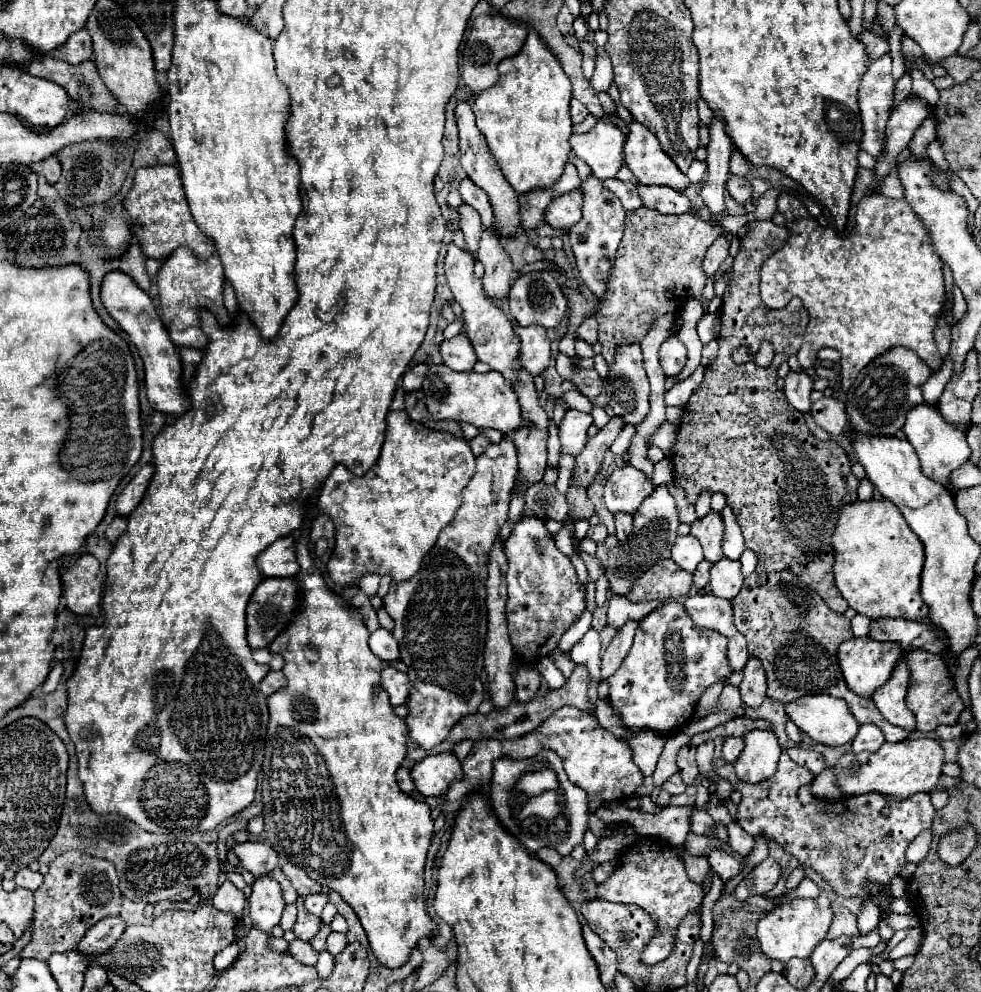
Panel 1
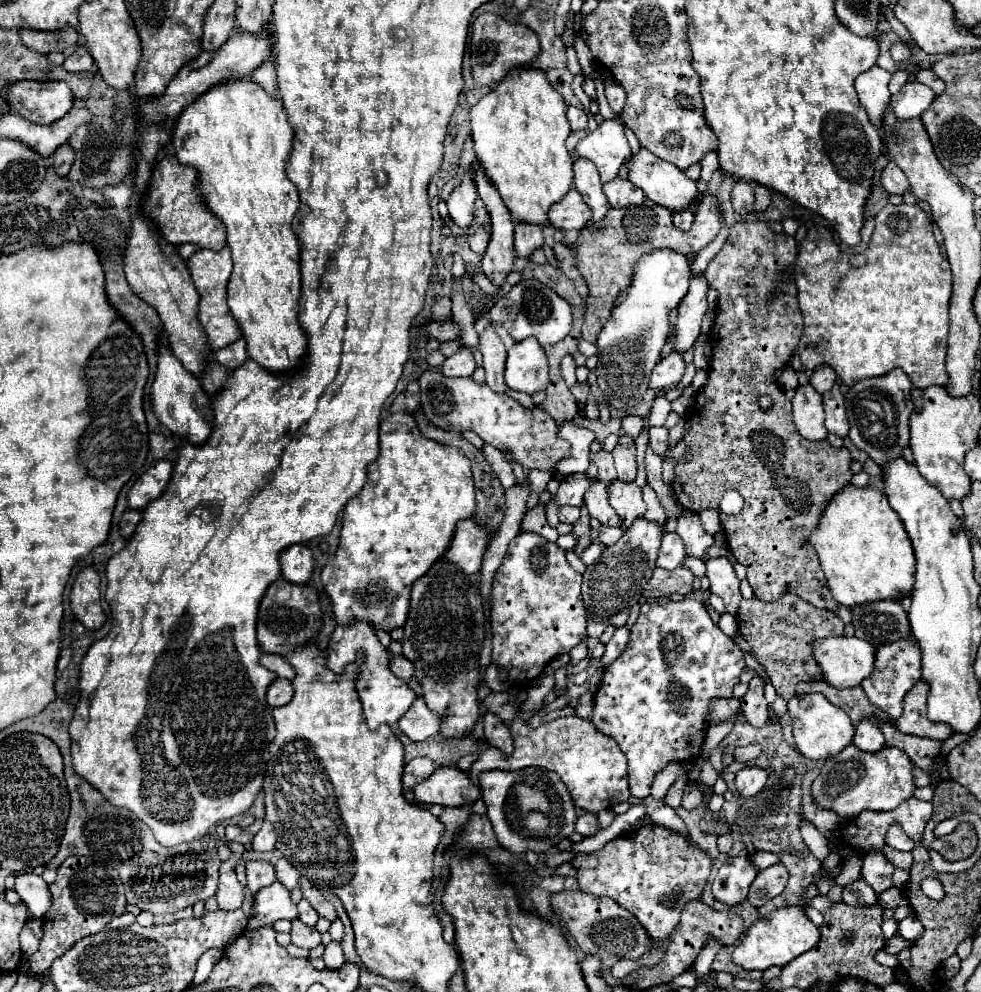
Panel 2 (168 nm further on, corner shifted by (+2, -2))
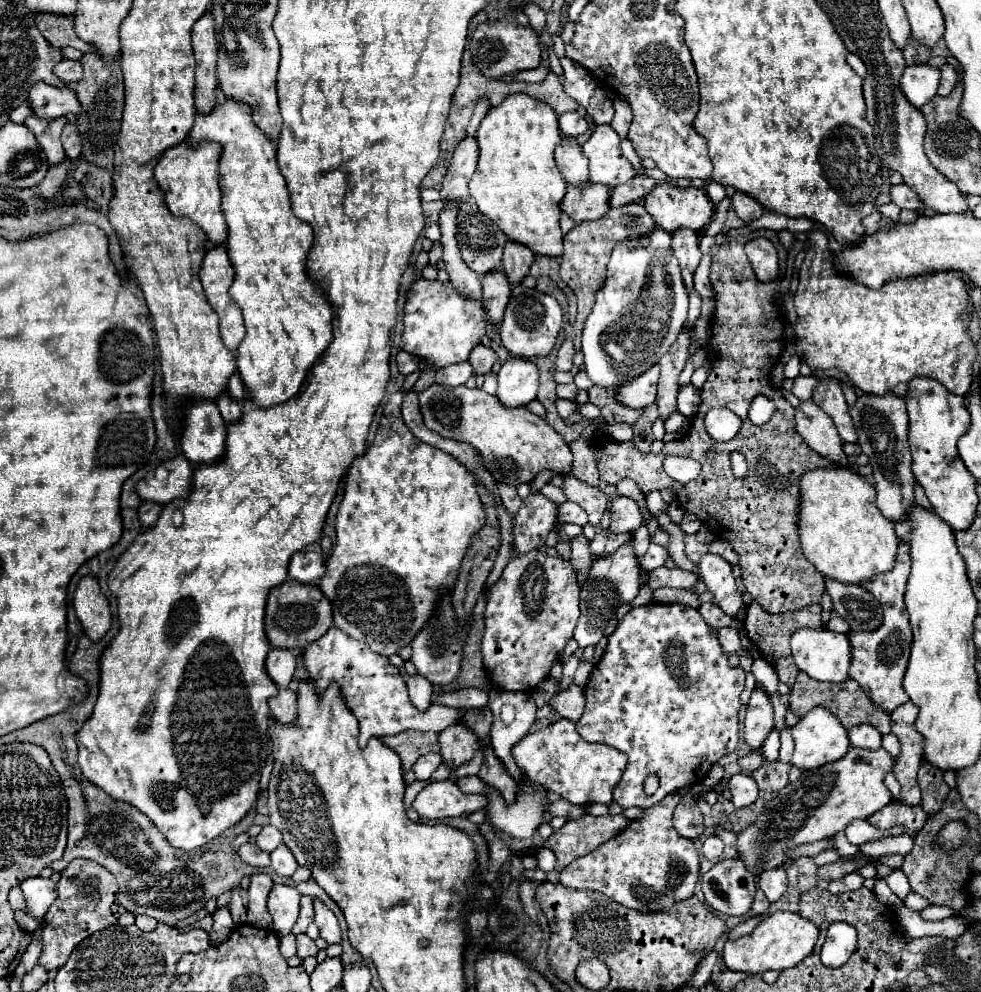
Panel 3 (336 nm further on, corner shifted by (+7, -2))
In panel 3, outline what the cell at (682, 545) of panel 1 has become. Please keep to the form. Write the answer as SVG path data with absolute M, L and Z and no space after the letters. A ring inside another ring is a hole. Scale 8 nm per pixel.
M650 543L648 551L642 557L638 557L638 565L646 571L652 571L656 567L662 567L666 563L666 559L668 559L668 551L656 543Z

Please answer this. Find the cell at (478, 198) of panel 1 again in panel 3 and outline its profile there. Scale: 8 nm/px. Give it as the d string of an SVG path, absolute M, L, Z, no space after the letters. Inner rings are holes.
M474 201L462 203L458 213L458 243L462 259L474 273L500 271L506 241L506 235L490 219L482 217Z

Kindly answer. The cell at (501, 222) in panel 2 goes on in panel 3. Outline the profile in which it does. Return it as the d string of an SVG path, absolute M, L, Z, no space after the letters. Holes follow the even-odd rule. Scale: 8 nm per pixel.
M492 271L486 277L482 277L482 297L488 321L500 325L506 303L510 299L510 283L502 271Z

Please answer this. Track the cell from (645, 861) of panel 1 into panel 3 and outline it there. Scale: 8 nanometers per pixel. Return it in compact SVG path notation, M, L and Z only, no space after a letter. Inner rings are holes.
M701 782L695 784L695 786L684 788L680 791L680 793L670 793L670 795L666 795L666 799L662 799L660 803L656 803L656 805L652 805L652 807L648 807L638 819L634 819L632 823L628 823L628 827L626 827L626 831L620 831L614 839L610 839L610 841L606 841L606 843L602 843L602 847L596 847L590 855L586 855L586 857L582 857L582 859L576 859L574 863L570 863L564 871L560 871L560 883L562 885L566 885L566 887L572 887L572 889L592 889L592 891L600 891L600 893L604 893L604 895L608 895L612 901L616 901L616 903L620 903L620 905L624 905L624 907L630 907L630 909L636 909L636 911L664 911L666 907L672 907L674 903L678 903L678 901L684 901L684 899L688 899L690 895L694 895L694 885L696 885L696 881L698 881L698 871L700 871L700 865L698 865L698 851L696 851L696 845L694 845L694 841L690 841L690 839L686 839L686 837L682 837L682 835L678 835L678 831L674 829L674 825L672 825L672 811L674 811L674 807L678 805L678 801L680 801L680 797L682 797L682 793L688 792L693 796L697 796L698 798L704 797L707 791L704 791L701 794L698 794L698 790L700 788Z

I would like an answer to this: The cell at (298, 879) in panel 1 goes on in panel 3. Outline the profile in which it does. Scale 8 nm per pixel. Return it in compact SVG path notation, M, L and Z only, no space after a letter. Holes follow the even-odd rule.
M314 899L314 911L316 911L314 923L316 923L318 929L320 929L320 937L322 937L328 945L342 943L342 933L340 933L336 915L334 915L322 901L318 901L318 899Z

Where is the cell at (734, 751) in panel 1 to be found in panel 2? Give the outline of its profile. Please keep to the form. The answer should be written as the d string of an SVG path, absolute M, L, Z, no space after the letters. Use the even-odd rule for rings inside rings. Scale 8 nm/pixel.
M759 745L743 747L743 749L735 749L735 759L737 759L737 761L751 761L751 759L755 759L759 753L761 753Z

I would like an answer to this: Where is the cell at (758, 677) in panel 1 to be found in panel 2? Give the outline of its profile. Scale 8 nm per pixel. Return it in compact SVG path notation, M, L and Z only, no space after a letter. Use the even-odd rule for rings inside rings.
M753 677L747 693L741 697L741 713L753 727L763 727L769 717L769 705L763 697L763 679Z

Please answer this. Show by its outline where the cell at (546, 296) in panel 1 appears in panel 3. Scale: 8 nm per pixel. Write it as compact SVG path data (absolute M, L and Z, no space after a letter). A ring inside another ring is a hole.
M544 293L534 295L522 295L522 297L510 297L510 303L504 313L504 321L500 325L500 337L504 347L514 357L546 357L558 337L558 331L564 323L564 313L558 301Z

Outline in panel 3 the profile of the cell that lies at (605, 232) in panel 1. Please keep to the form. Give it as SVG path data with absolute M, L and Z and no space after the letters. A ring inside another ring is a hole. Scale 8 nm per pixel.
M562 137L560 145L556 147L556 163L560 173L564 175L566 183L582 185L590 183L588 179L588 159L582 153L582 147L574 137Z

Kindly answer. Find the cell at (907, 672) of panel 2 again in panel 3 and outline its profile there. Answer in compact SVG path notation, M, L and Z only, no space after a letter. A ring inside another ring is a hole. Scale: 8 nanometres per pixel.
M900 541L894 569L888 571L886 575L876 575L876 579L870 579L870 583L862 583L862 587L866 587L866 591L870 591L884 605L882 627L870 633L866 631L848 633L852 647L852 665L848 677L854 679L866 691L866 695L888 713L892 713L902 703L910 701L902 687L904 671L908 667L908 657L910 657L910 645L912 645L910 619L906 615L906 605L904 605L908 573L910 573L910 547L906 541Z

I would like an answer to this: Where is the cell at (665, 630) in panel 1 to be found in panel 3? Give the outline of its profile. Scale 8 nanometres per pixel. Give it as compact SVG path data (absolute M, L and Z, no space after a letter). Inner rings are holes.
M648 603L648 605L640 605L640 607L632 607L618 623L616 631L610 635L608 639L608 647L602 655L602 659L596 663L596 667L592 669L590 673L590 679L588 679L588 685L584 687L584 697L586 697L586 707L584 707L584 713L580 717L580 721L576 723L576 731L580 733L582 739L590 741L590 743L604 743L604 745L610 745L610 747L616 747L618 751L626 753L628 755L628 767L618 783L618 787L614 789L614 803L618 803L620 807L652 807L656 805L658 801L662 801L666 795L670 793L676 793L684 787L692 787L694 783L702 781L704 775L712 769L714 763L718 763L720 757L736 751L736 745L738 745L738 711L742 707L740 703L740 693L744 689L744 677L746 673L738 667L738 669L732 669L728 665L728 657L722 653L722 647L718 643L718 639L712 635L710 627L706 625L704 617L700 615L698 609L694 607L688 607L688 605L678 605L678 603ZM648 773L658 773L660 777L660 787L654 795L646 795L644 793L644 777Z

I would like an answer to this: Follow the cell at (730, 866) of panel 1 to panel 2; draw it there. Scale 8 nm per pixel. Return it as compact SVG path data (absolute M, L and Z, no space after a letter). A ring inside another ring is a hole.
M735 857L735 867L731 871L721 869L713 879L713 895L725 905L737 905L749 893L757 869L747 857Z

